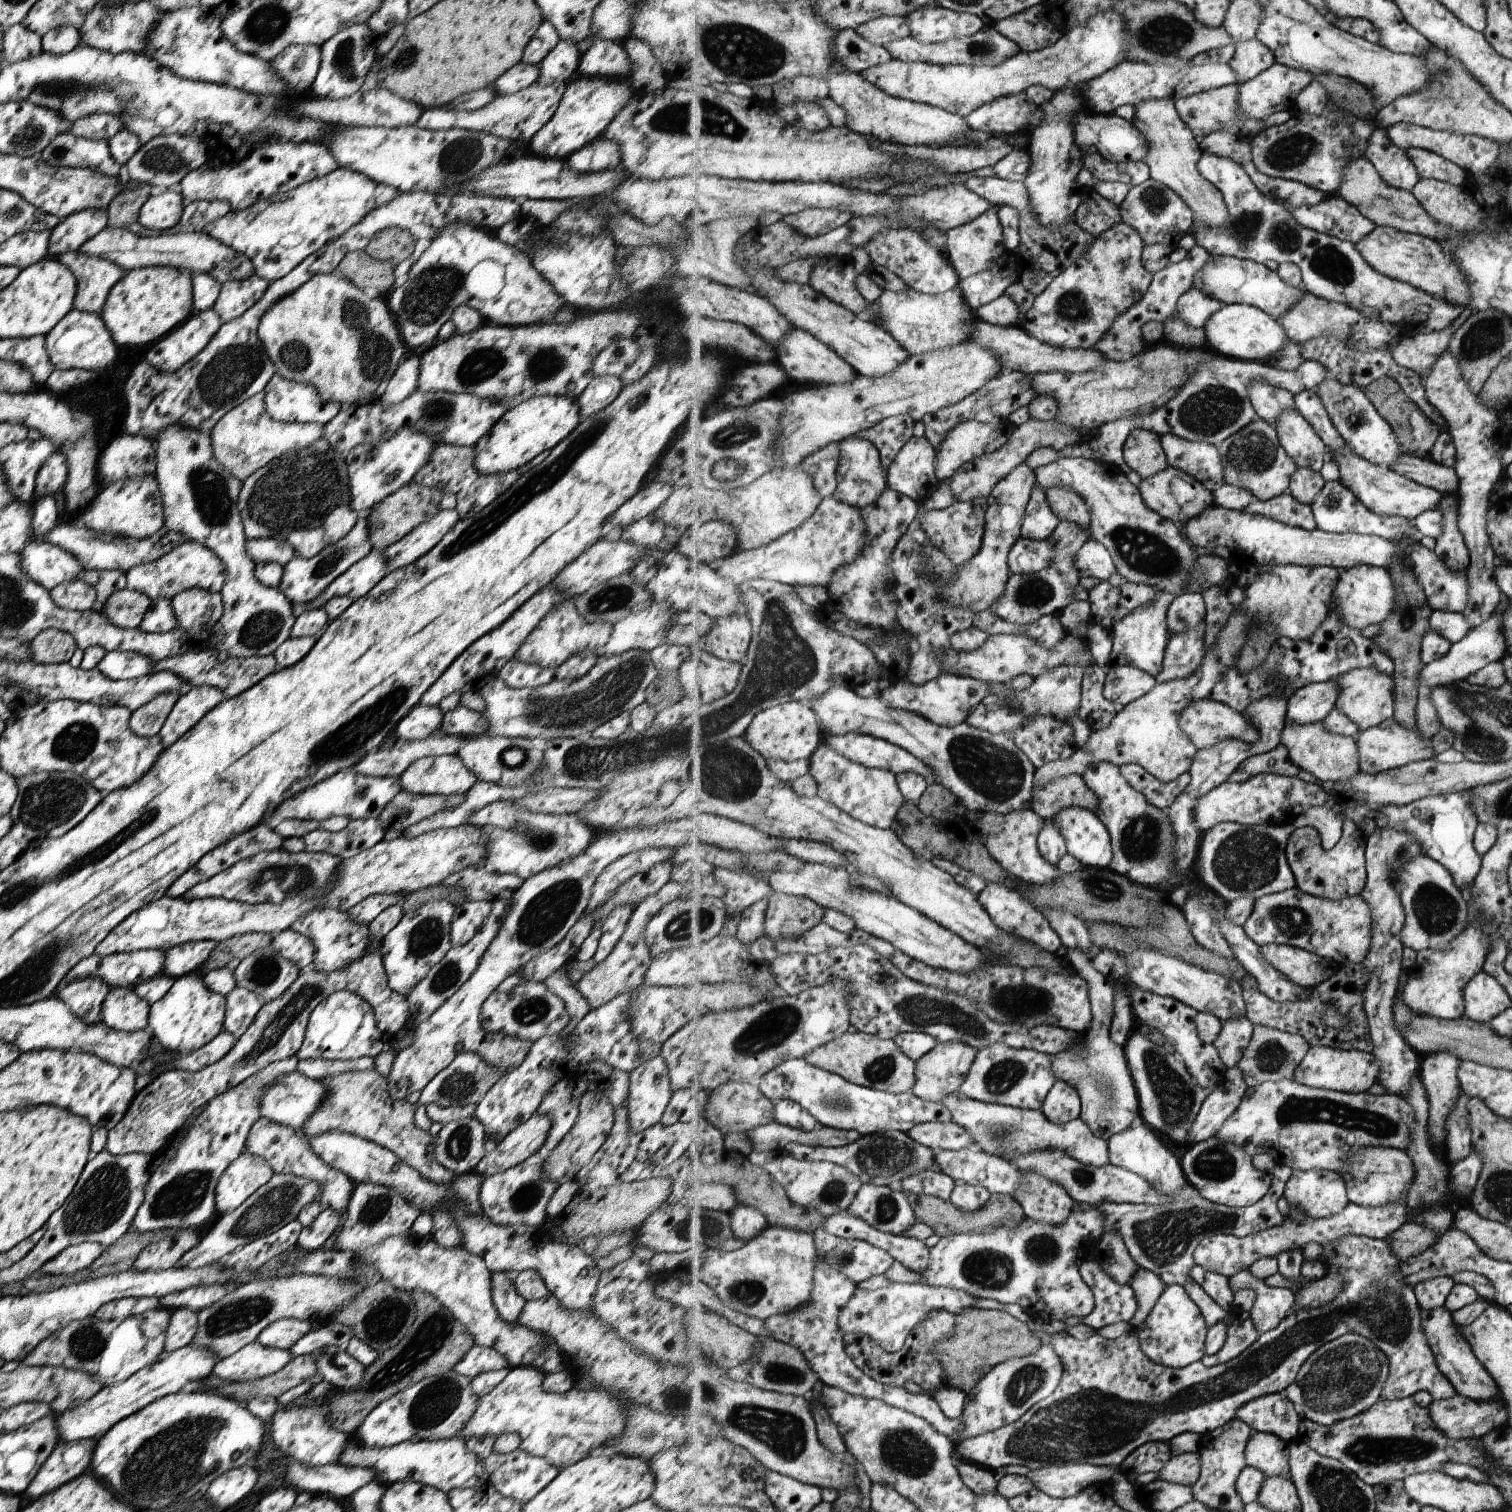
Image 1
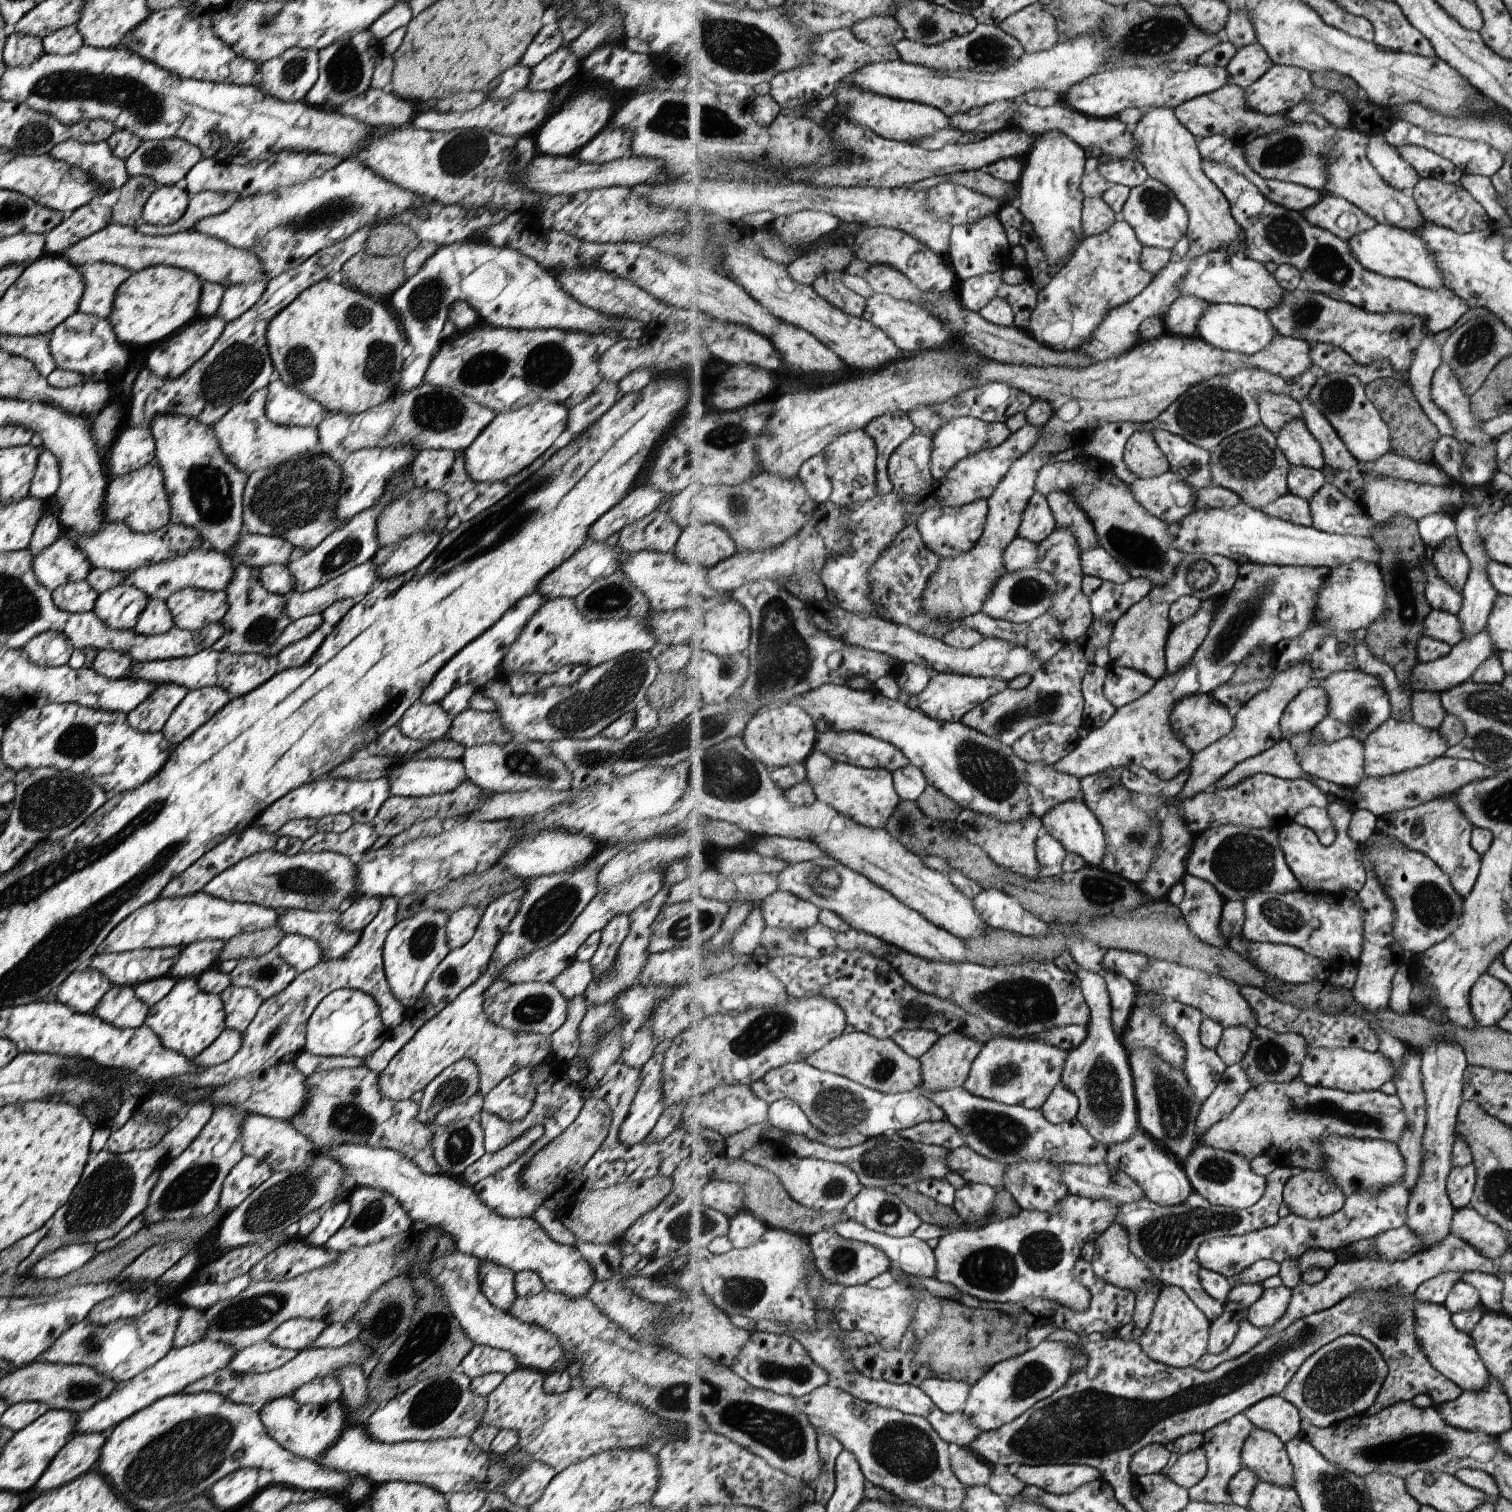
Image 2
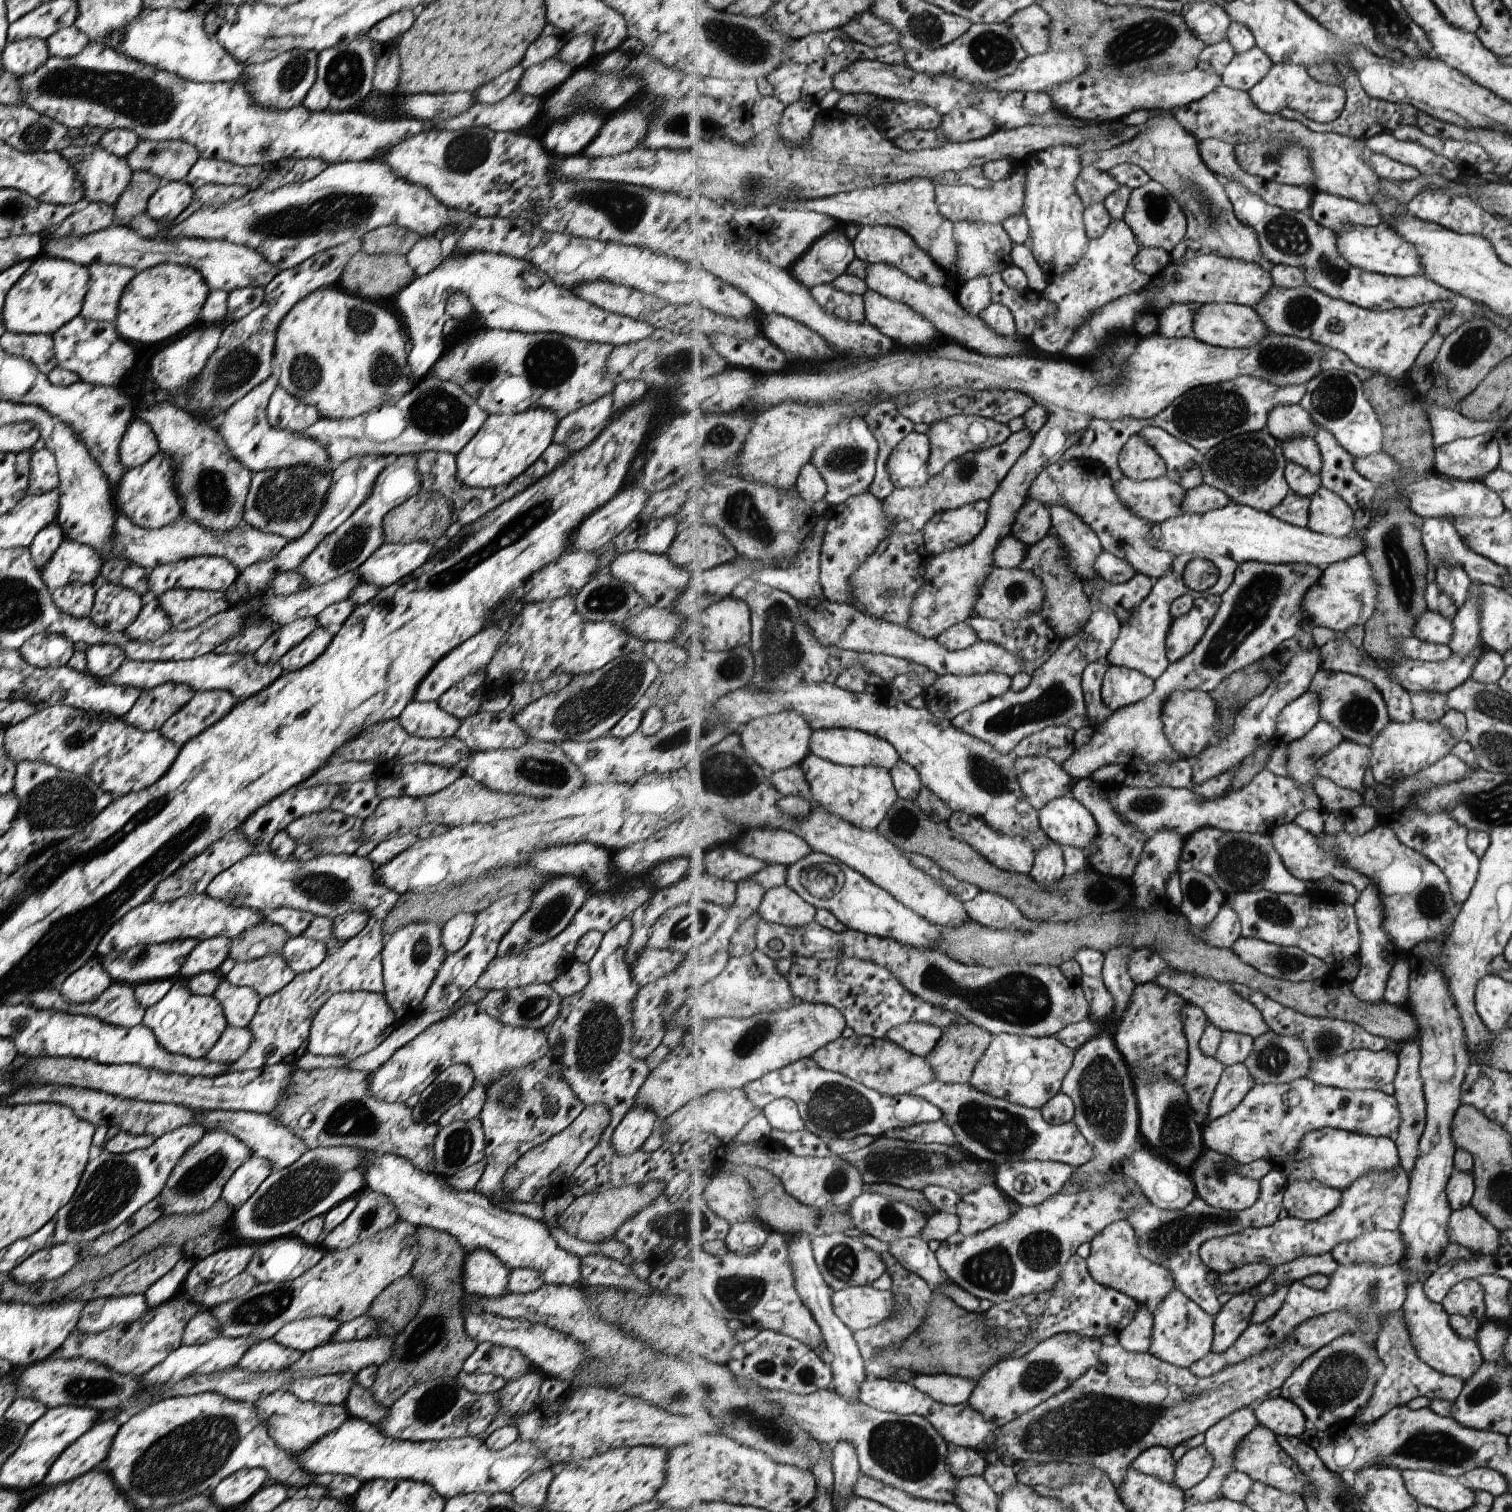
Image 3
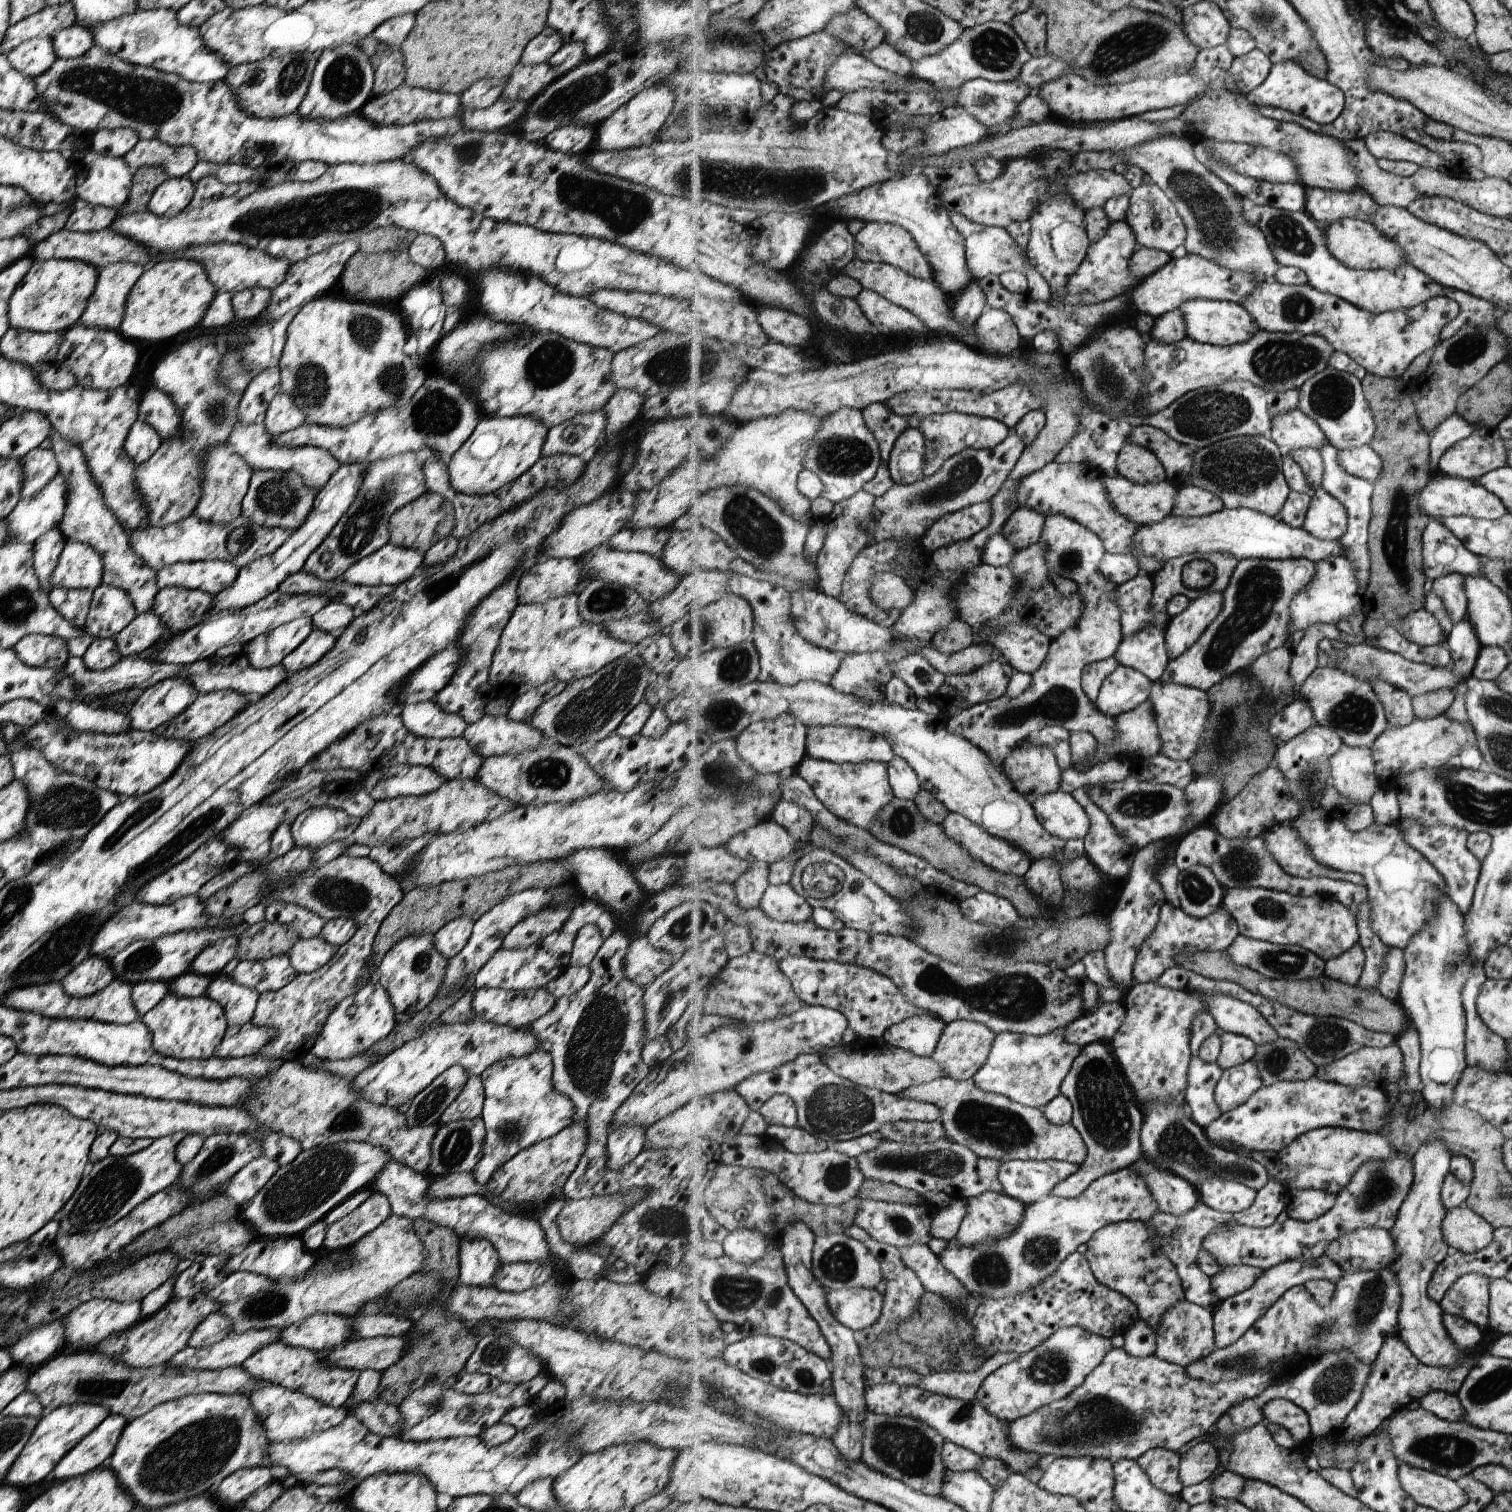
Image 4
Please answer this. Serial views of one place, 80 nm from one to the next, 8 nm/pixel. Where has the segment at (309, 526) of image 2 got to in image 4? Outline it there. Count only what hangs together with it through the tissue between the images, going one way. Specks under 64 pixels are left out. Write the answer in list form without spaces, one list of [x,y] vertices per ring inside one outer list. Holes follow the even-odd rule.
[[[259,470],[254,472],[249,480],[247,492],[241,502],[240,516],[261,528],[269,530],[283,528],[292,533],[307,518],[315,496],[317,496],[317,490],[307,488],[299,474],[295,474],[292,470]]]

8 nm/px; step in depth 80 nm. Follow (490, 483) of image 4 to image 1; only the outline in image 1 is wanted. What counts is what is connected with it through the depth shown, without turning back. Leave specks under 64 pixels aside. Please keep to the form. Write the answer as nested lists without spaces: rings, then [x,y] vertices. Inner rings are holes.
[[[536,396],[525,400],[523,403],[505,410],[499,420],[479,437],[479,440],[472,446],[474,457],[472,458],[473,468],[481,475],[503,474],[507,471],[526,465],[539,453],[546,453],[553,448],[560,440],[566,438],[567,434],[578,425],[578,404],[571,397],[550,397]]]

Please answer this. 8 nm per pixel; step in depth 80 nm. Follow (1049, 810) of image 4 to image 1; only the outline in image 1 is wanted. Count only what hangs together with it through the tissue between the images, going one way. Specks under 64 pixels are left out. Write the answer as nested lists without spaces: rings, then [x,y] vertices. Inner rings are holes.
[[[1070,806],[1060,810],[1057,816],[1053,816],[1055,822],[1059,824],[1058,829],[1065,837],[1068,854],[1081,862],[1083,867],[1093,867],[1096,869],[1109,868],[1114,857],[1112,838],[1109,829],[1103,824],[1095,811],[1084,809],[1083,807]]]

